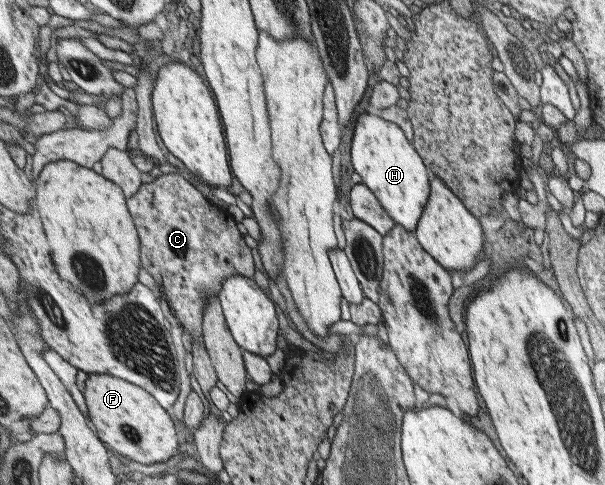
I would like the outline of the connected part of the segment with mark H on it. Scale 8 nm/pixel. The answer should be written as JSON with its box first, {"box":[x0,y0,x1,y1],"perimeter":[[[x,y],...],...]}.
{"box":[350,113,430,232],"perimeter":[[[369,113],[357,116],[350,143],[350,162],[359,174],[360,183],[369,188],[385,213],[407,232],[414,232],[430,188],[422,158],[400,125]]]}

